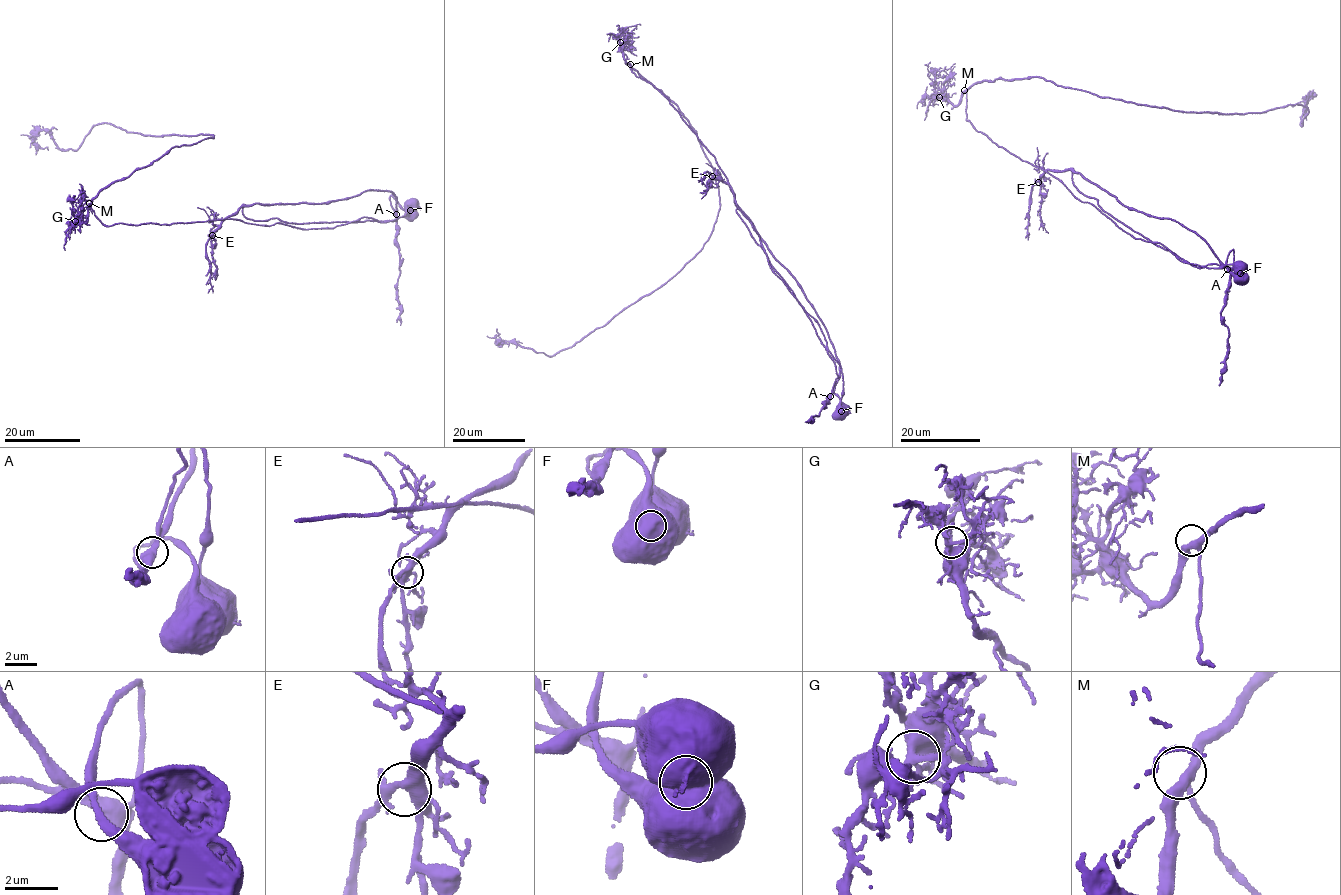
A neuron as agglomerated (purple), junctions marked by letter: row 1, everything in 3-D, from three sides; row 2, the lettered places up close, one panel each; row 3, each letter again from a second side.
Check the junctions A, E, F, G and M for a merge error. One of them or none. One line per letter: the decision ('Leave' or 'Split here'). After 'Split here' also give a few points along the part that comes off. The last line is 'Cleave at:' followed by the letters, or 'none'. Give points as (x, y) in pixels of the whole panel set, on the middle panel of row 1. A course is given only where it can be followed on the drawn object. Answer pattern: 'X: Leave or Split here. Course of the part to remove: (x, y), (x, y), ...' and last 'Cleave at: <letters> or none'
A: Leave
E: Leave
F: Split here. Course of the part to remove: (841, 411), (838, 397), (826, 398), (840, 365), (820, 317), (730, 186), (707, 172), (698, 179)
G: Leave
M: Leave
Cleave at: F

